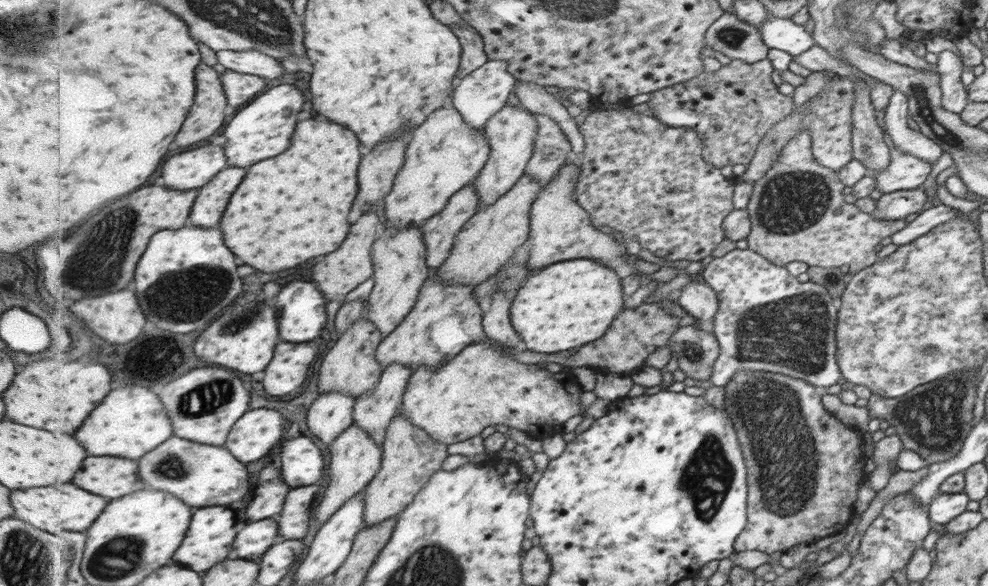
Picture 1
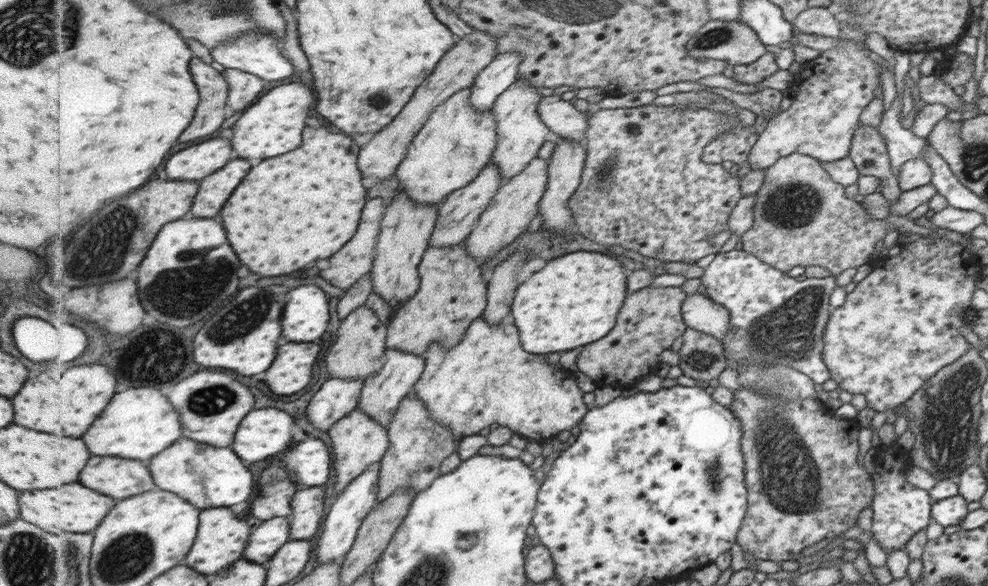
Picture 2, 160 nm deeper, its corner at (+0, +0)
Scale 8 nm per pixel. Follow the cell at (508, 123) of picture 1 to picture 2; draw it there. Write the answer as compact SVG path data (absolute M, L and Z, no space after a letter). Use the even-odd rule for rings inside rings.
M519 77L499 96L492 108L498 122L498 146L492 162L502 170L505 182L522 173L526 166L539 156L541 146L554 138L550 126L543 122L539 112L543 97L529 79Z

